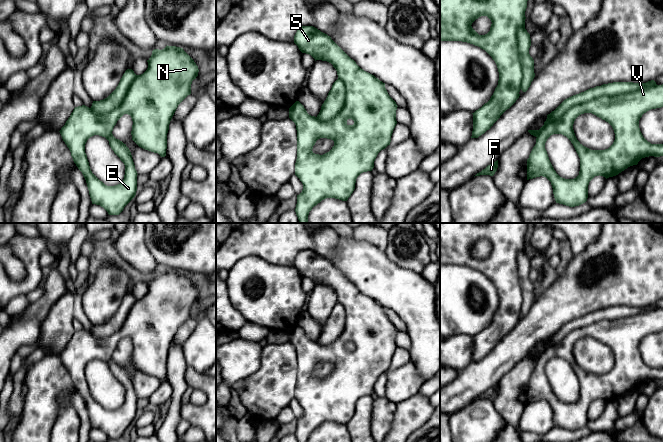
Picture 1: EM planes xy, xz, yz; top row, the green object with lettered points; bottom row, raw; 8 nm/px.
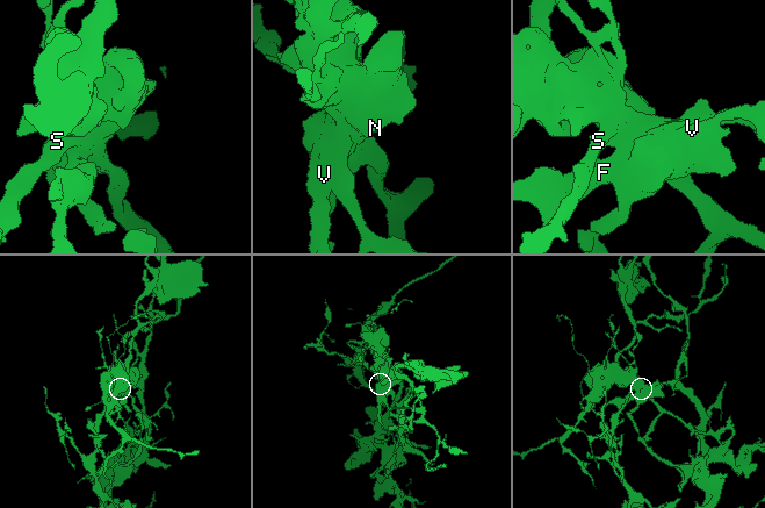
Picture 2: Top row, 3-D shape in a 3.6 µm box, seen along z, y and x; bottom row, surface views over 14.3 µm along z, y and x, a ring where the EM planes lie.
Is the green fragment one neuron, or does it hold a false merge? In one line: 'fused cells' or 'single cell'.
fused cells

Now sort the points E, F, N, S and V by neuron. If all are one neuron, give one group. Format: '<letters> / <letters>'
E N S V / F

